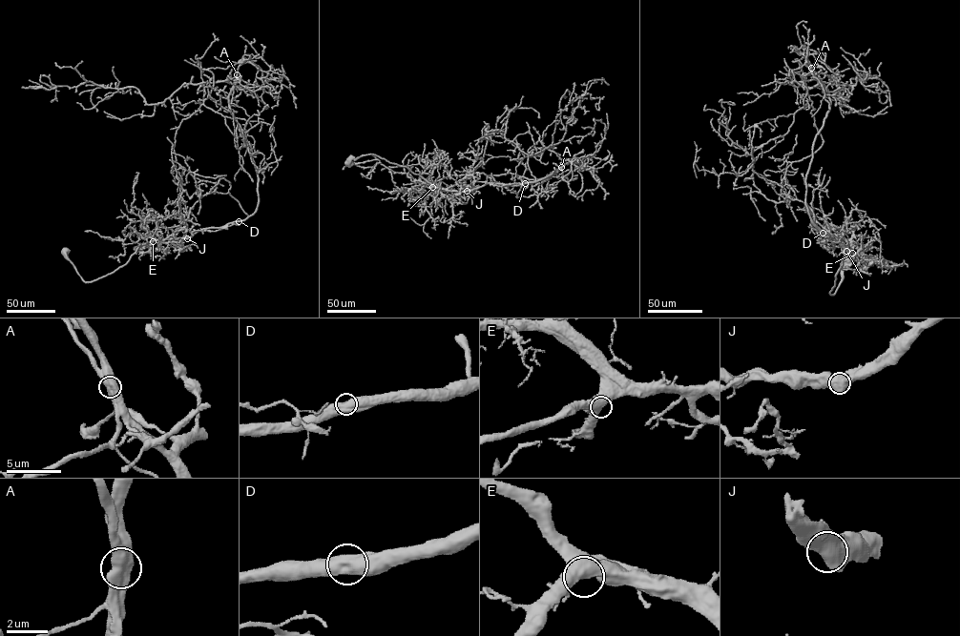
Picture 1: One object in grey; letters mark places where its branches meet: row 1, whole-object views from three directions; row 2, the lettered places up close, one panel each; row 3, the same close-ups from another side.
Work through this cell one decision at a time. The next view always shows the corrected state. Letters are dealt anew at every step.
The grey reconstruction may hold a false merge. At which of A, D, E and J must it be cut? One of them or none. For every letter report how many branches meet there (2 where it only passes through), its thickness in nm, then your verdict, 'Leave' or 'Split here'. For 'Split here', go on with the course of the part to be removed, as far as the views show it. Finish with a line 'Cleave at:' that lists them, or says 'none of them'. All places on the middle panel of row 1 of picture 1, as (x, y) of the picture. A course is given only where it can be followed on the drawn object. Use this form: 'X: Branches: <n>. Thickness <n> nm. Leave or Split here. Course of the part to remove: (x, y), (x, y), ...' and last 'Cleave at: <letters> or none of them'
A: Branches: 2. Thickness 700 nm. Split here. Course of the part to remove: (561, 167), (560, 157), (546, 147), (523, 157), (558, 143), (588, 82), (602, 77)
D: Branches: 2. Thickness 650 nm. Leave
E: Branches: 2. Thickness 650 nm. Leave
J: Branches: 2. Thickness 650 nm. Leave
Cleave at: A

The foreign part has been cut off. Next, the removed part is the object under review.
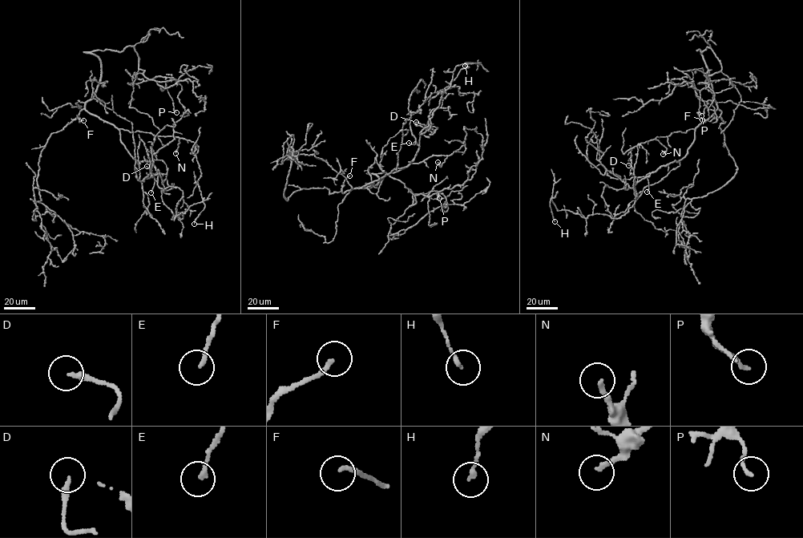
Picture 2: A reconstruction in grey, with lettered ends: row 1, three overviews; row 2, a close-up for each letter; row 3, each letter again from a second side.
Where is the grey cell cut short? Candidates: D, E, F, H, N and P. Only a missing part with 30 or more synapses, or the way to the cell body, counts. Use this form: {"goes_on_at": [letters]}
{"goes_on_at": ["N"]}

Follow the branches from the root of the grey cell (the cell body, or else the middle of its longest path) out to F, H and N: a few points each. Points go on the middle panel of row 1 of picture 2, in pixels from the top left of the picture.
F: (351, 189), (344, 192), (340, 191), (344, 180), (349, 175)
H: (351, 189), (407, 167), (454, 67), (481, 62), (465, 66)
N: (351, 189), (360, 188), (410, 163), (418, 163), (433, 155), (446, 155), (441, 167), (437, 162)

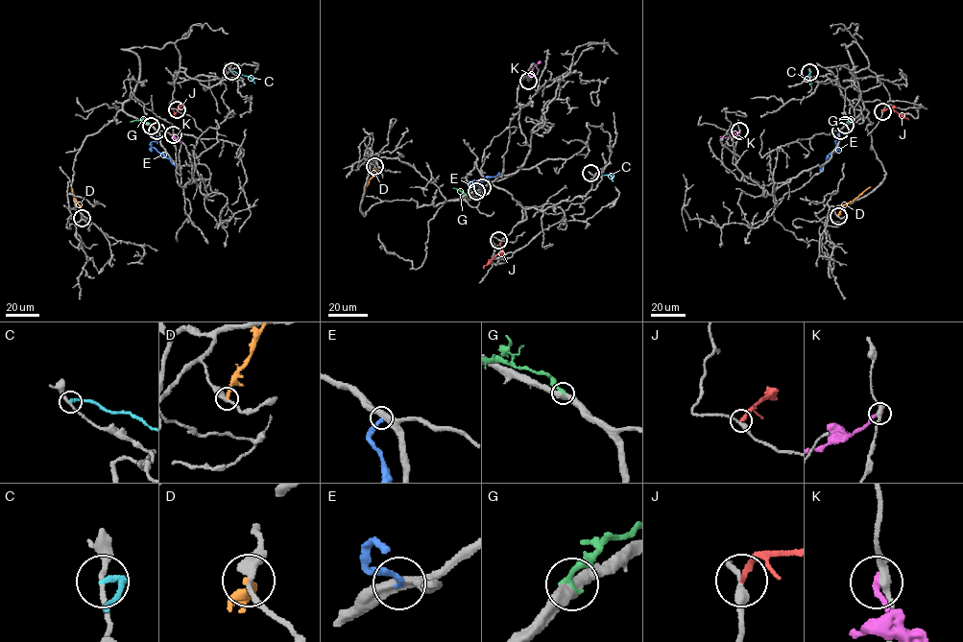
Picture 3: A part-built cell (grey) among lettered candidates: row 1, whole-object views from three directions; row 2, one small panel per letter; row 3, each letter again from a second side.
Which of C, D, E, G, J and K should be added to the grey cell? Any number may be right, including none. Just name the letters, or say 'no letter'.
no letter

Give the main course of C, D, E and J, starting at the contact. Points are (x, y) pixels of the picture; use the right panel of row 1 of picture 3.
C: (809, 72), (806, 77), (810, 84)
D: (838, 216), (842, 206), (870, 186)
E: (840, 130), (834, 141), (837, 150), (828, 155), (820, 171)
J: (882, 111), (892, 107), (908, 120)

